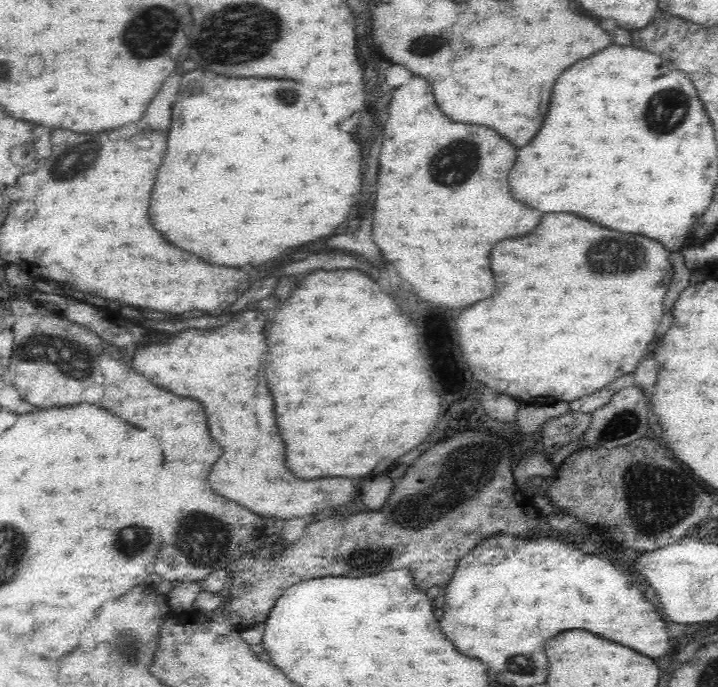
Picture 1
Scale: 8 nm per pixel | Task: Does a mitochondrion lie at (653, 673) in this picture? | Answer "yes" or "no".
no

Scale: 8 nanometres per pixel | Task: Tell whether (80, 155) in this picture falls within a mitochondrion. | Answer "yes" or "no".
yes

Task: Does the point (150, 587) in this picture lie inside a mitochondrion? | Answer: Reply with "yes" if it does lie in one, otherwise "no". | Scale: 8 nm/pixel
no

